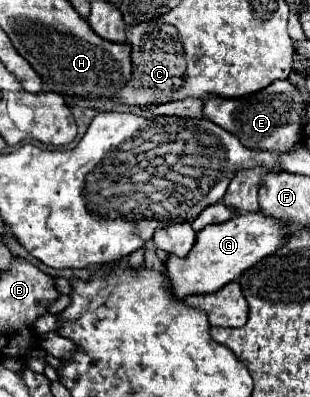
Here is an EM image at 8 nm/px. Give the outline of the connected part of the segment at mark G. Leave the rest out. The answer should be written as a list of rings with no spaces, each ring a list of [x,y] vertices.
[[[239,214],[223,224],[205,226],[195,240],[193,250],[187,258],[167,256],[165,274],[169,278],[171,292],[177,300],[185,300],[191,294],[207,294],[217,292],[239,274],[243,274],[249,266],[255,266],[261,258],[273,254],[279,246],[283,246],[287,238],[287,226],[265,216],[265,214]]]

